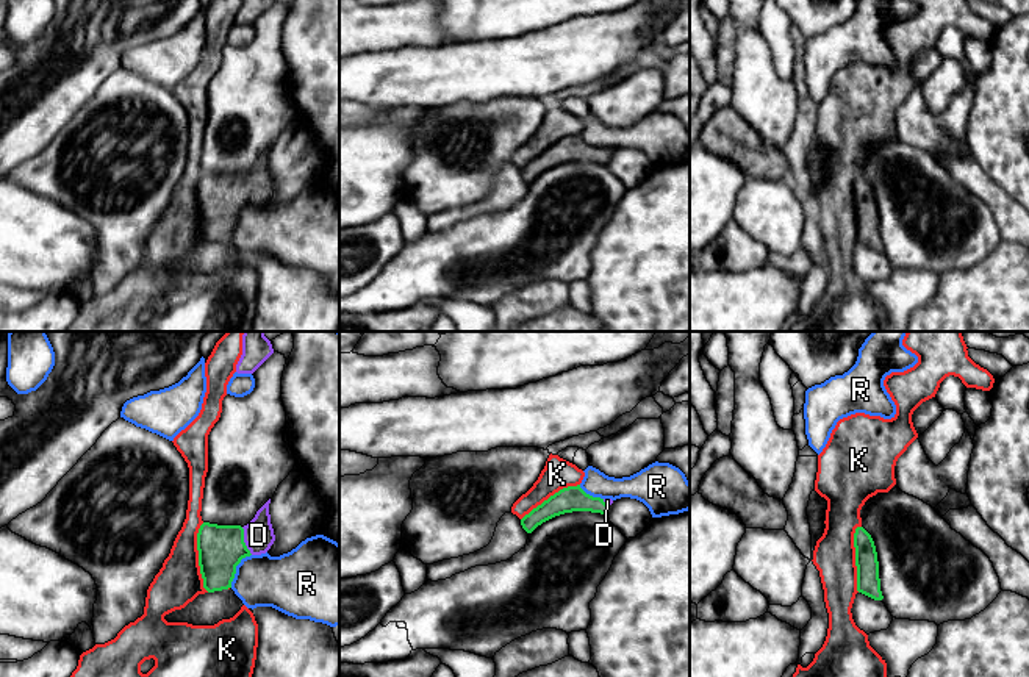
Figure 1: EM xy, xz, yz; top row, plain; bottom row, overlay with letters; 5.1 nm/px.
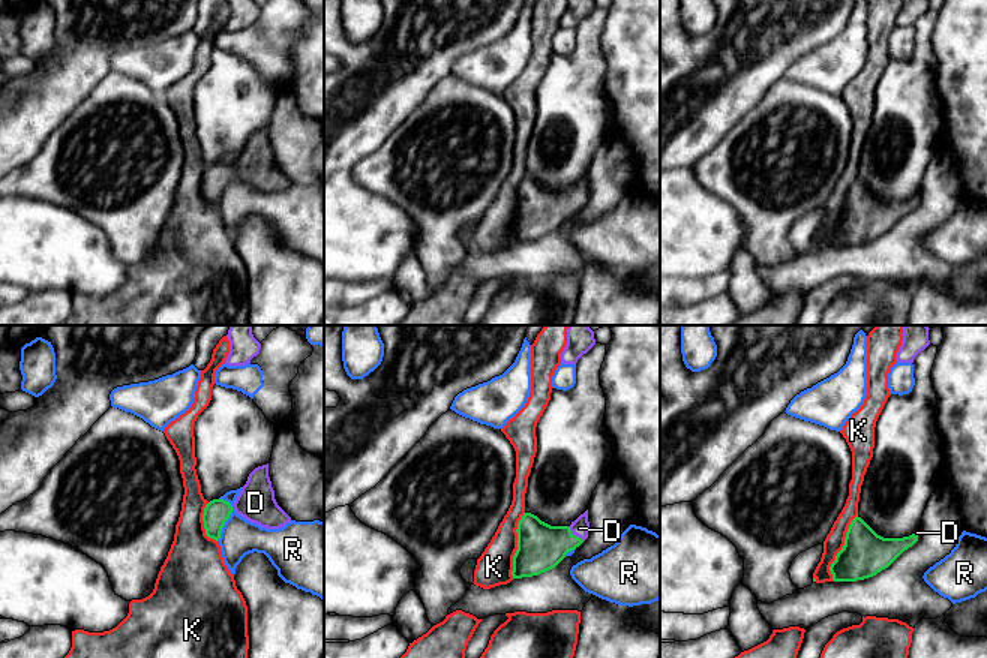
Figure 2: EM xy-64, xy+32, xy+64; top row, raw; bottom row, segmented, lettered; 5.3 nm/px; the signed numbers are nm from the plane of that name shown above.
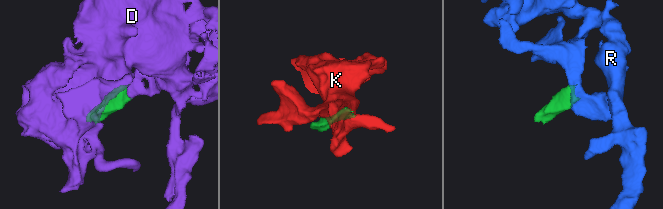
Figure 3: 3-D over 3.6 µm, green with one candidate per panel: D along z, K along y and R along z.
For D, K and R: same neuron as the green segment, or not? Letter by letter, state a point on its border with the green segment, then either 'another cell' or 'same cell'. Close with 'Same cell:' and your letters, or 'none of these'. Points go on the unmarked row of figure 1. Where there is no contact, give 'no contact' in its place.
D: xy (243, 191) | same cell
K: xy (199, 207) | another cell
R: xy (235, 219) | another cell
Same cell: D

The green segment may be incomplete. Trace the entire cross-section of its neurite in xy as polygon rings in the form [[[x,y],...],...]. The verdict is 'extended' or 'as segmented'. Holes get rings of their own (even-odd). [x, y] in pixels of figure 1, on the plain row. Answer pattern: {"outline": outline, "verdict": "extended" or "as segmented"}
{"outline": [[[271,149],[244,177],[203,172],[197,183],[199,216],[208,242],[231,238],[242,208],[266,203],[275,191]]], "verdict": "extended"}

